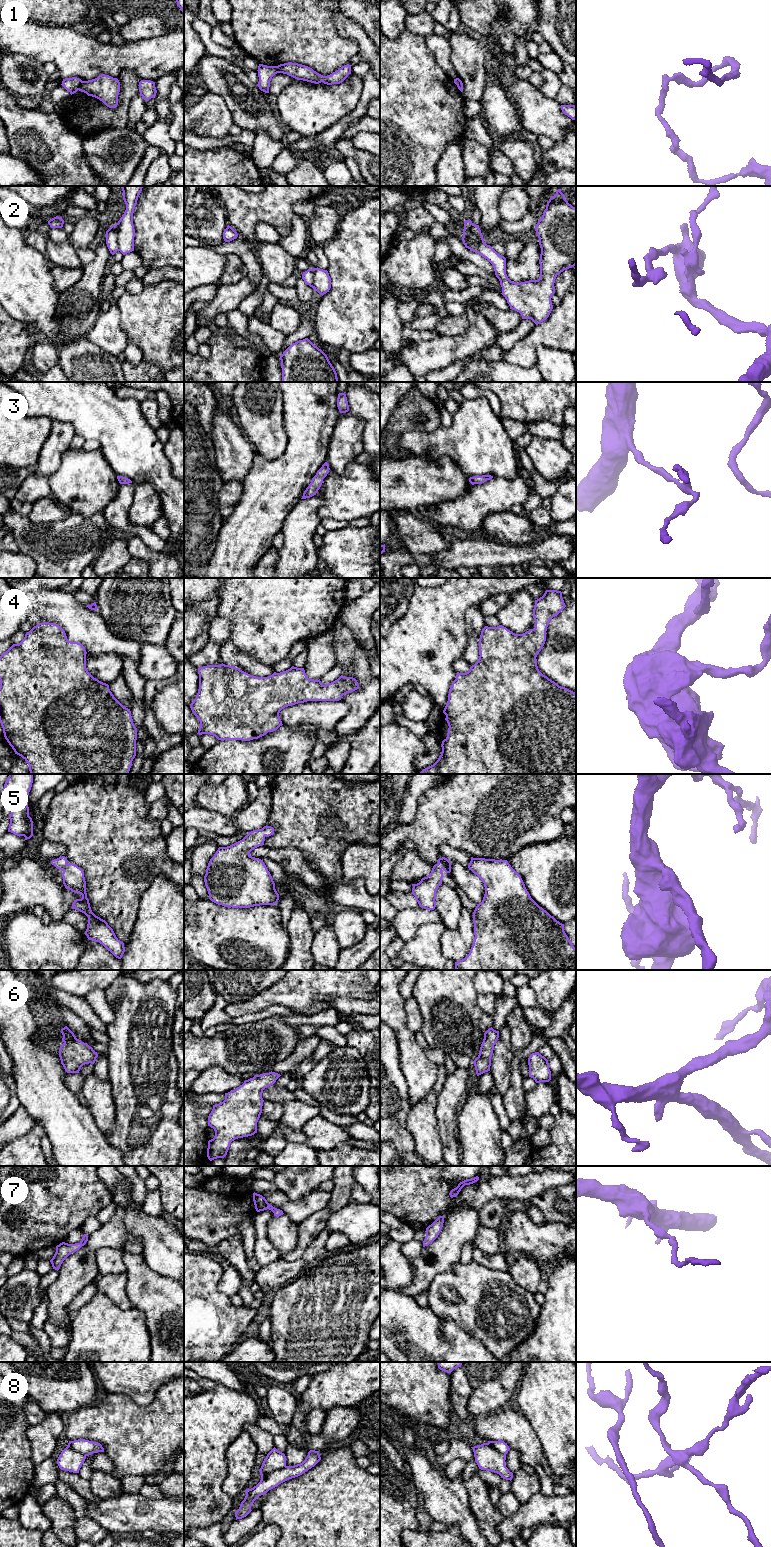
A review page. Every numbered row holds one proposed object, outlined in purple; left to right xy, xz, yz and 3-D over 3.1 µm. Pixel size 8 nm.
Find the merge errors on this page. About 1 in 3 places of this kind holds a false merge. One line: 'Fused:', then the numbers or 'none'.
Fused: 1, 2, 8

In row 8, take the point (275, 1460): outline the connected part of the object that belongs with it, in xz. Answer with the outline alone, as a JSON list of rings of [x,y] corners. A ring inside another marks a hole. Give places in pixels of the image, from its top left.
[[[275,1447],[267,1454],[259,1470],[261,1479],[286,1466],[286,1456]]]

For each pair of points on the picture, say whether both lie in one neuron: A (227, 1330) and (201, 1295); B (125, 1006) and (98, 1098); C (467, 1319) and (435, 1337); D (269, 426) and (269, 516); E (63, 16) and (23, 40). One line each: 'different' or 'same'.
A: same
B: different
C: different
D: different
E: different

